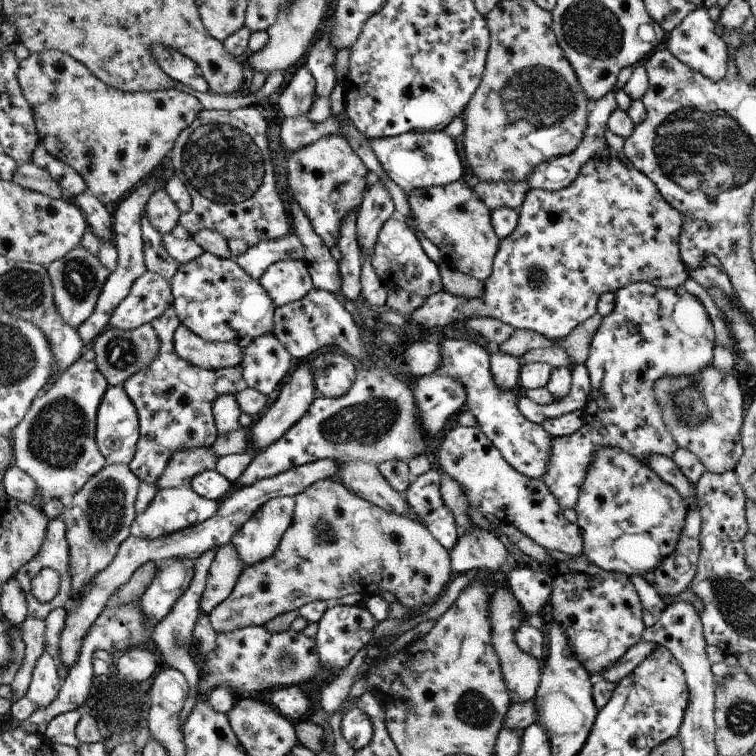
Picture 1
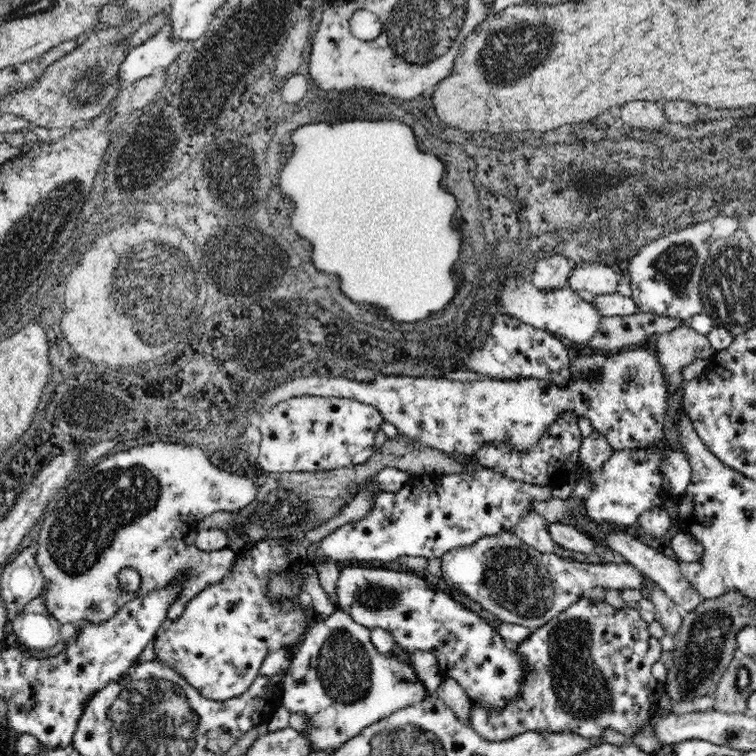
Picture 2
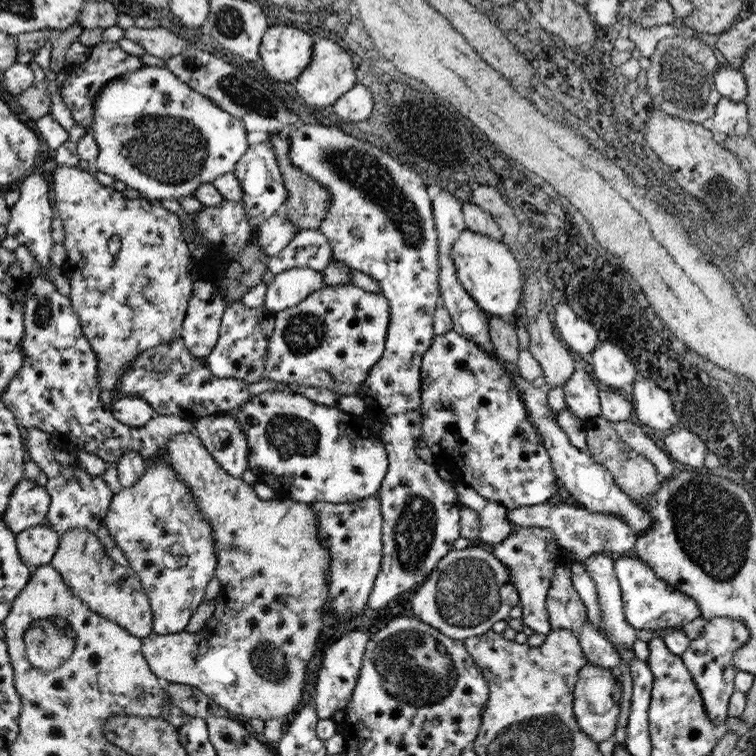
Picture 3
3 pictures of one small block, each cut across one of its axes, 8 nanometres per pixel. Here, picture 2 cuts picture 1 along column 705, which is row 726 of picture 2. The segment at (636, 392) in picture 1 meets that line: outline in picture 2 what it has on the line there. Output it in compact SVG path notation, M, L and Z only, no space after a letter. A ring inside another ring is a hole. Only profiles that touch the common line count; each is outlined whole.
M336 610L330 618L318 616L304 634L304 642L294 648L282 706L310 716L312 726L304 734L312 752L338 752L342 744L354 740L374 722L428 698L414 672L408 654L400 650L380 654L372 646L372 632L354 622L346 610Z

